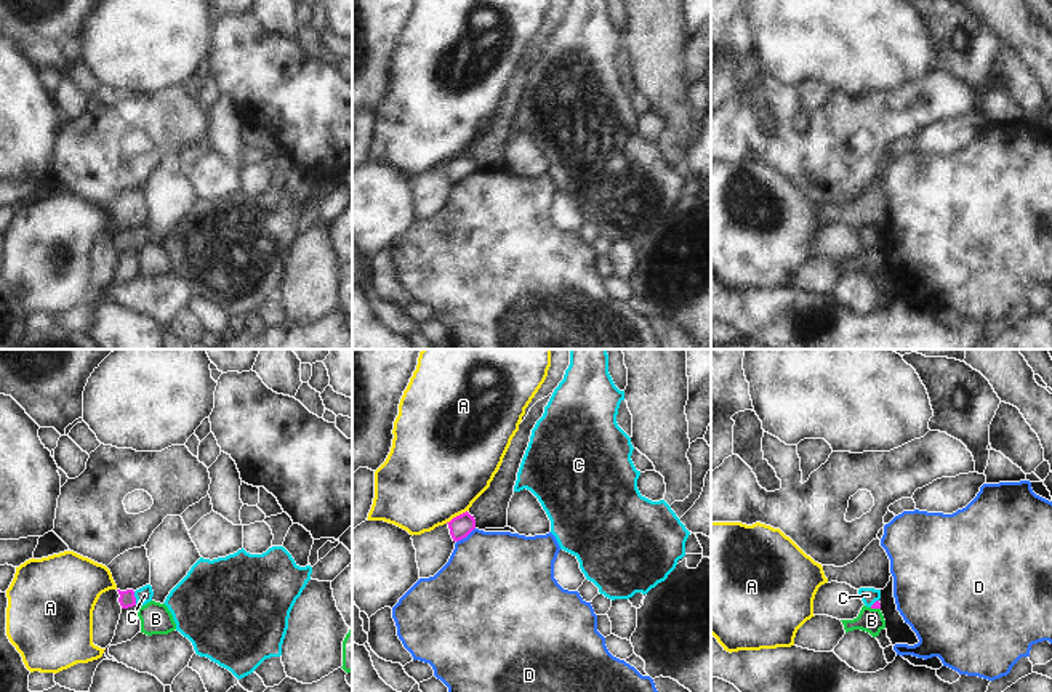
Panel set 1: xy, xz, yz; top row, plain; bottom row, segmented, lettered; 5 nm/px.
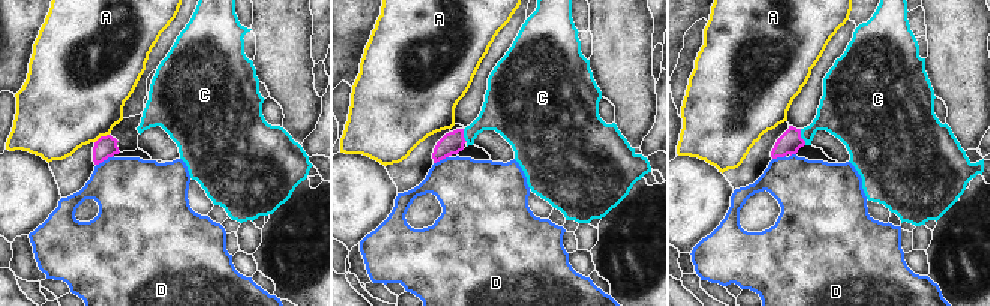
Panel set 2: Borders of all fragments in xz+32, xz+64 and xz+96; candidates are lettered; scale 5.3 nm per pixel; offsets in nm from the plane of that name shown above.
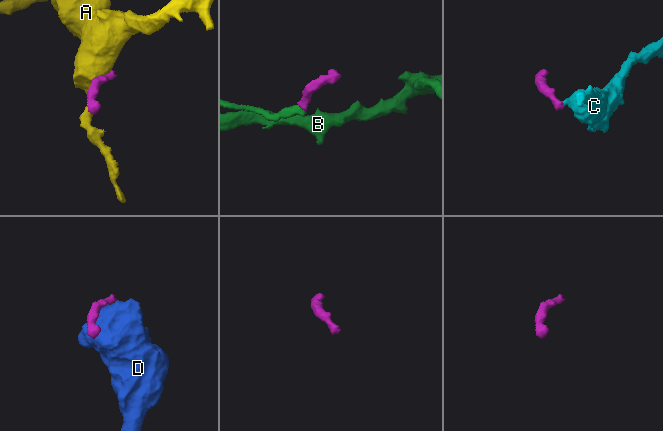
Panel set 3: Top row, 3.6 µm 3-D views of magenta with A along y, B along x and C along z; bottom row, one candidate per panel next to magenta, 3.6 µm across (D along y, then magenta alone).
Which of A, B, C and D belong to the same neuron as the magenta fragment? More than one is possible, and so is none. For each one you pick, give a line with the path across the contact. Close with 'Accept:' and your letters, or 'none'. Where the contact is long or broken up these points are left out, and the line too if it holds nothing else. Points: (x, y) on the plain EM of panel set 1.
C: runs through xy (127, 239), (135, 239), (144, 236)
Accept: C

